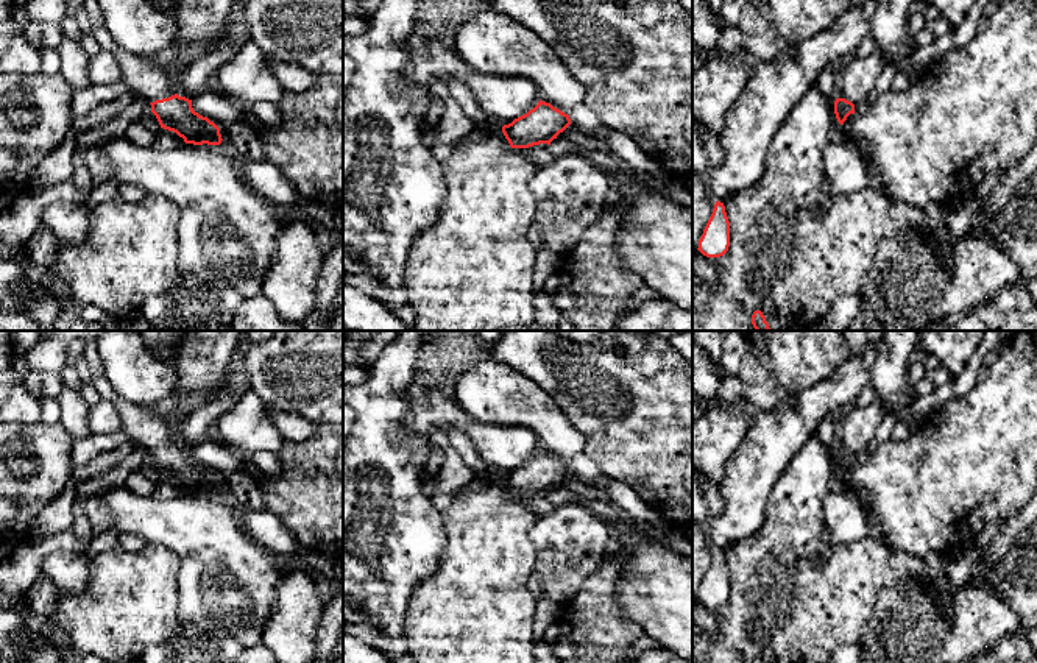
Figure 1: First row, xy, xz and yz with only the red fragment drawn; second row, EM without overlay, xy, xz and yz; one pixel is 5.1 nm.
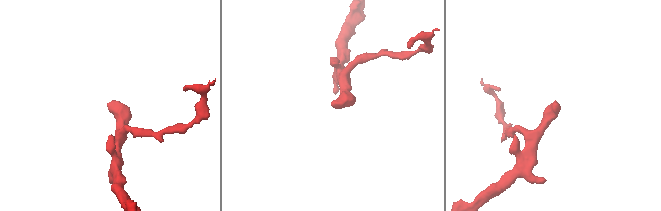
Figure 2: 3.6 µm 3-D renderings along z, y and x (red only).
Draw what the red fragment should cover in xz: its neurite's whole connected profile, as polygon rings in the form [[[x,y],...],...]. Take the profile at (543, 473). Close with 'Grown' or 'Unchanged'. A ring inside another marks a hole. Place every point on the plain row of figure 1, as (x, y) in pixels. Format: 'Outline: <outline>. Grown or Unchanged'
Outline: [[[540,449],[527,463],[504,474],[502,482],[511,498],[529,498],[540,493],[550,495],[569,474],[568,463]]]. Unchanged

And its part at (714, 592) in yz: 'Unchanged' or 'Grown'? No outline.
Unchanged

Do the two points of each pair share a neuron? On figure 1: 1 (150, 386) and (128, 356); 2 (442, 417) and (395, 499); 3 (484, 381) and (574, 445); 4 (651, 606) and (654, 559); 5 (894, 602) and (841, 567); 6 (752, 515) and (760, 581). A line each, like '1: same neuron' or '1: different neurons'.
1: same neuron
2: different neurons
3: same neuron
4: same neuron
5: different neurons
6: different neurons

